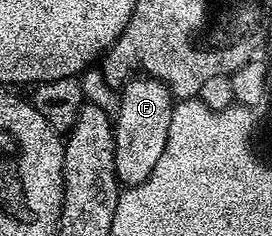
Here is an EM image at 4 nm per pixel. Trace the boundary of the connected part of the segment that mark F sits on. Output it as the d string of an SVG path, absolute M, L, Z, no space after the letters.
M133 75L119 89L120 105L114 111L114 128L118 138L114 142L114 166L121 185L131 186L146 182L166 150L166 134L170 134L170 118L174 97L168 86L152 76Z

